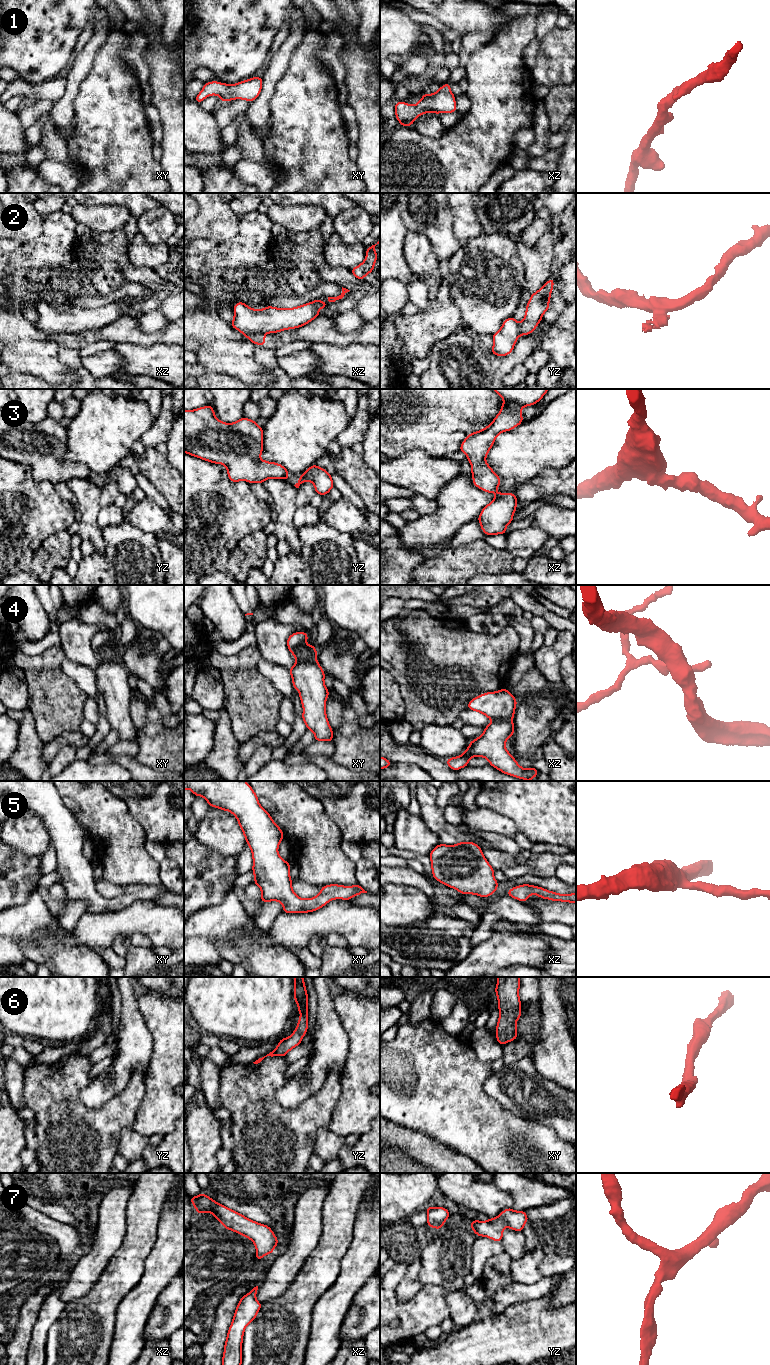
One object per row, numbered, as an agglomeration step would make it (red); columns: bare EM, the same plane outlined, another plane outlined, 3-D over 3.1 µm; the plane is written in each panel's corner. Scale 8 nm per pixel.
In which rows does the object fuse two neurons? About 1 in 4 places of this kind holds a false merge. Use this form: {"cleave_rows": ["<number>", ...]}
{"cleave_rows": ["2", "4"]}

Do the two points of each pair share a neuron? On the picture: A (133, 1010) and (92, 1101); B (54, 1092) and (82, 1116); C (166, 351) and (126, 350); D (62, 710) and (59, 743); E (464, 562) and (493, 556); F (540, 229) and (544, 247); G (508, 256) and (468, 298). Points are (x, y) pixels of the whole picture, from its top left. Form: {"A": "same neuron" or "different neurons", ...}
{"A": "same neuron", "B": "same neuron", "C": "same neuron", "D": "different neurons", "E": "same neuron", "F": "different neurons", "G": "same neuron"}

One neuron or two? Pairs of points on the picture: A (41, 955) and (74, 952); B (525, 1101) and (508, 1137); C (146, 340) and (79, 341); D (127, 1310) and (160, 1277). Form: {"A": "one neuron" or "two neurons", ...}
{"A": "one neuron", "B": "two neurons", "C": "one neuron", "D": "one neuron"}

